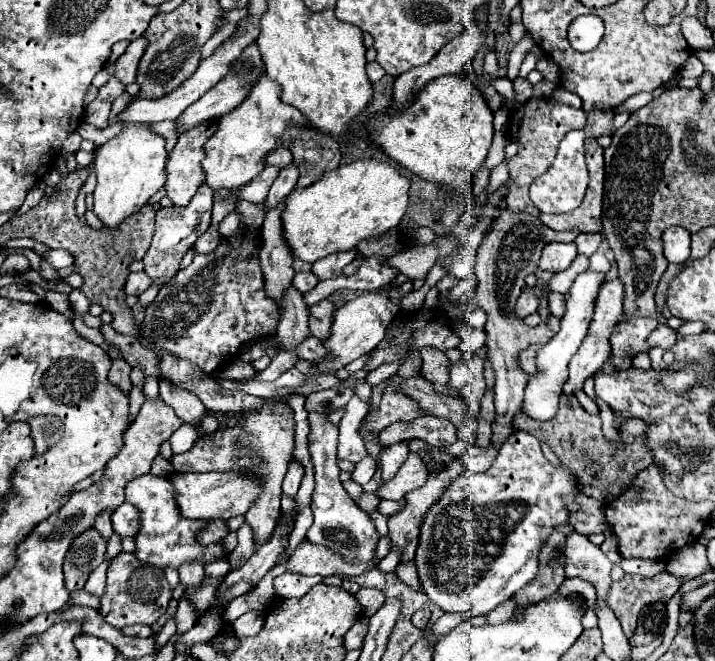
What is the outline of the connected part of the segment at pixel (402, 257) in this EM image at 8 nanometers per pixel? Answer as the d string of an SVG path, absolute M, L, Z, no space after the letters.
M440 237L430 245L418 245L418 247L400 251L392 257L386 257L384 263L388 267L394 267L400 273L408 275L412 281L426 279L426 275L430 273L430 269L434 267L434 263L438 259L438 241L440 241Z

